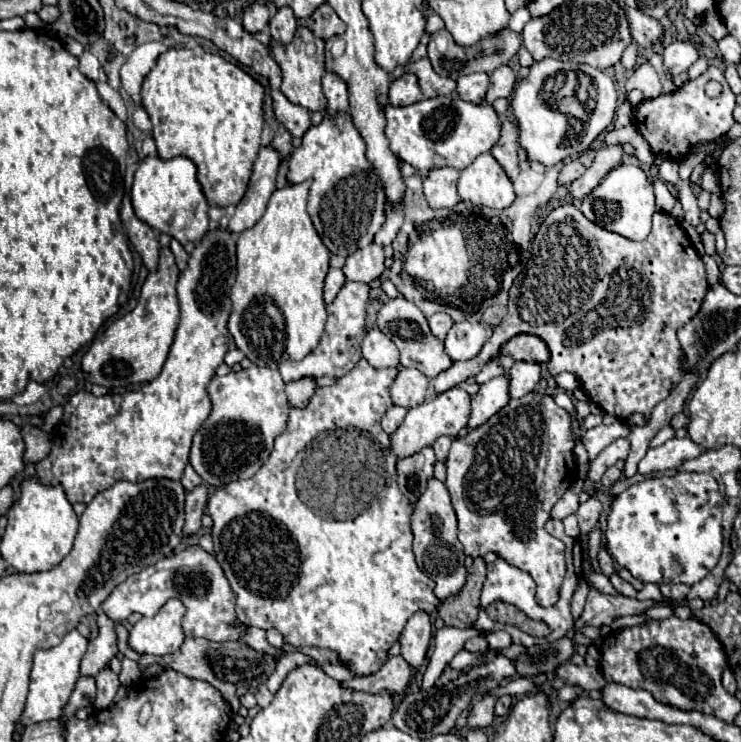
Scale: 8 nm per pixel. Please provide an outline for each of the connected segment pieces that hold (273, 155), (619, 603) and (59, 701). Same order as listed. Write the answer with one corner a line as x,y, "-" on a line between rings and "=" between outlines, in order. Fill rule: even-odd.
270,143
260,147
260,153
254,161
254,171
252,171
248,191
244,199
236,205
236,213
228,223
228,229
232,233
240,233
252,227
252,223
256,223
260,215
264,215
266,203
272,191
276,189
278,167
280,167
280,153
=
590,587
586,607
584,607
582,615
576,619
574,631
578,633
584,625
592,625
592,627
610,625
618,617
638,615
638,613
642,613
644,609
648,609
652,605
660,605
660,603
638,601
638,599
630,599
630,597
604,595
600,591
596,591
594,587
=
72,629
70,633
64,635
60,645
50,647
50,649
38,649
34,653
34,665
32,665
32,673
30,673
30,691
28,691
26,707
24,707
22,719
20,719
24,725
60,717
62,709
66,707
66,703
72,695
74,683
80,677
80,661
86,653
86,645
88,645
88,639
82,637
78,629

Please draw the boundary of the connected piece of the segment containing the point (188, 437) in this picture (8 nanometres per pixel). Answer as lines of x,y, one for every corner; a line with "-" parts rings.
210,227
206,235
196,243
196,249
190,253
186,269
178,279
178,301
180,301
180,323
176,329
174,343
170,347
170,355
156,379
144,383
138,391
130,391
124,395
104,395
94,397
90,391
76,393
64,407
64,417
54,435
54,447
48,457
36,463
36,475
42,483
56,485
60,483
68,495
70,503
90,503
92,497
120,479
128,479
132,483
168,477
180,479
184,467
188,465
188,453
192,445
194,433
200,429
204,419
212,411
212,403
208,397
208,383
216,373
216,367
224,361
228,351
230,333
228,333
228,317
232,313
230,289
236,279
236,237
226,227

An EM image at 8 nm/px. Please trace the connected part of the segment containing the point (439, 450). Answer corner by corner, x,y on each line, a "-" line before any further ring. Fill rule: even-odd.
440,437
440,439
432,445
432,449
436,451
438,461
446,463
446,457
448,457
448,451
450,451
450,443
452,443
452,439
450,439
450,437

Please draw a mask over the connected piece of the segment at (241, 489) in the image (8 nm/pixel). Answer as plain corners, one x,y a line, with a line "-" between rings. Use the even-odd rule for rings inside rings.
360,359
350,373
340,377
330,387
318,387
316,393
310,397
306,407
290,405
290,419
286,431
276,437
274,449
268,461
256,471
254,477
246,481
232,481
224,487
218,487
216,493
208,499
208,513
214,519
212,537
214,537
214,555
218,563
224,567
224,573
236,593
236,615
244,625
254,625
260,629
278,629
284,635
284,641
300,647
328,647
338,651
338,655
350,661
350,669
358,675
376,673
386,659
388,649
392,643
398,641
400,631
410,615
416,611
436,611
440,599
436,599
432,587
432,579
428,579
416,565
412,553
412,531
410,531
410,517
414,511
414,503
404,497
396,483
396,455
390,449
390,437
380,427
380,419
384,413
394,405
390,399
390,387
396,379
396,369
376,369
366,359

